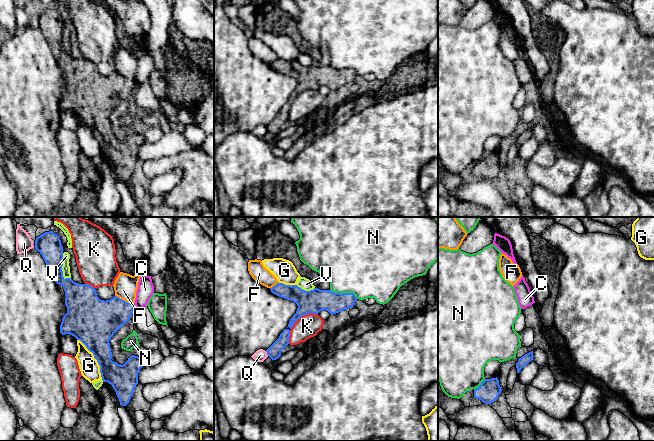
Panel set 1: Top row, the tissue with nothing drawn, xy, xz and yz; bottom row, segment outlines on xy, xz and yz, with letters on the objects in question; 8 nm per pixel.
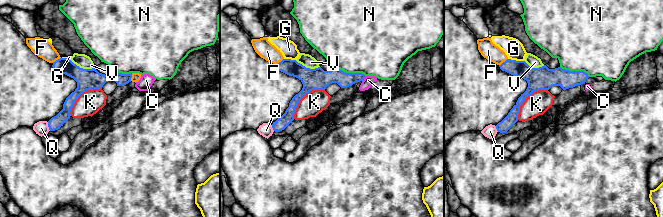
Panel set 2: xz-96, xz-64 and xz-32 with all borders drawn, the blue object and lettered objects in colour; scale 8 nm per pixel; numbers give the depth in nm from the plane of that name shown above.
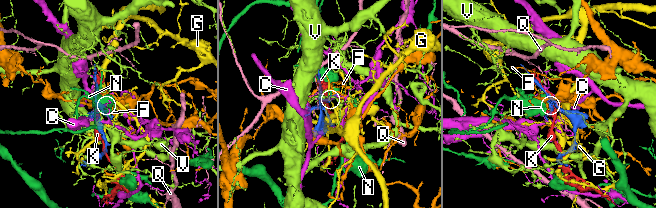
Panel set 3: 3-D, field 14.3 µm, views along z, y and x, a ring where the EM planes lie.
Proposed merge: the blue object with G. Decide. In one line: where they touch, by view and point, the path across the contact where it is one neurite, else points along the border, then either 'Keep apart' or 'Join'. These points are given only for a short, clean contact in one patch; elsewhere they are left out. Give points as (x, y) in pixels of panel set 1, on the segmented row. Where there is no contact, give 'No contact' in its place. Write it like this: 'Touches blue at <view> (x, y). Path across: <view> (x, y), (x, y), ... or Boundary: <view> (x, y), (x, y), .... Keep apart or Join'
Touches blue at xy (95, 358). Keep apart

